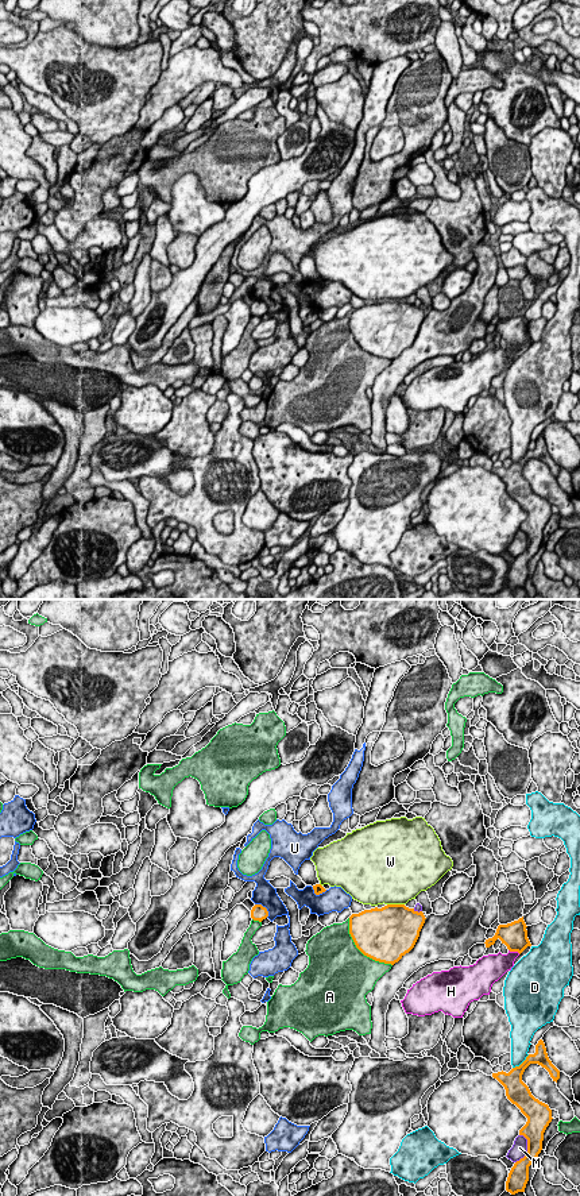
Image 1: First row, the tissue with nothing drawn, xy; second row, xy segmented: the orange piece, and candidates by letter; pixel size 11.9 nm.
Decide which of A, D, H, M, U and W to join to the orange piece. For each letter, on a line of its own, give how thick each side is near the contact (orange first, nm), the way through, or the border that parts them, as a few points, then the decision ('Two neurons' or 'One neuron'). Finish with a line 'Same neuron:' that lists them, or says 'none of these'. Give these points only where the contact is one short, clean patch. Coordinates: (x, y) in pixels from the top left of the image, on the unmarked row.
A: Thickness 500 nm (orange) against 500 nm. Two neurons
D: Thickness 220 nm (orange) against 220 nm. Two neurons
H: Thickness 320 nm (orange) against 260 nm. Two neurons
M: Thickness 240 nm (orange) against 190 nm. Two neurons
U: Thickness 190 nm (orange) against 280 nm. Two neurons
W: Thickness 500 nm (orange) against 480 nm. Two neurons
Same neuron: none of these

